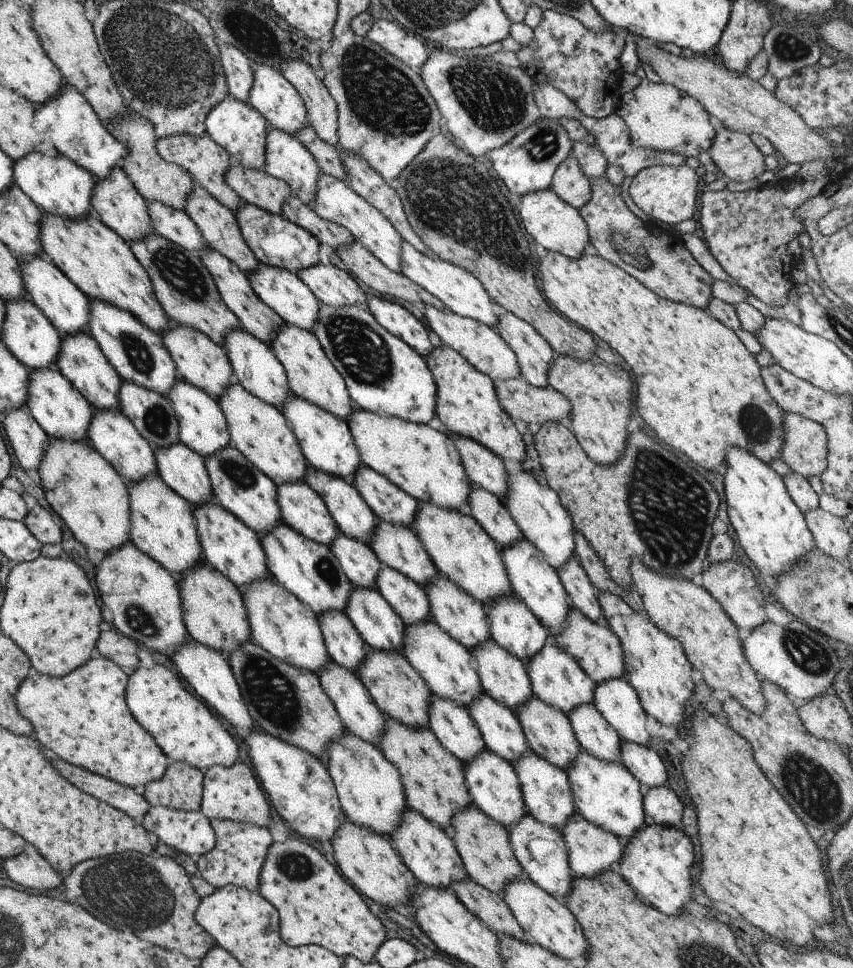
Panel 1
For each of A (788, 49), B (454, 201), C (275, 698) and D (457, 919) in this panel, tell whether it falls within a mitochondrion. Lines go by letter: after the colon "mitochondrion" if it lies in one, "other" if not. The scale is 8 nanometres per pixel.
A: mitochondrion
B: mitochondrion
C: mitochondrion
D: other

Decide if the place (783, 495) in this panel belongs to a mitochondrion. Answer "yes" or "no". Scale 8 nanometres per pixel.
no

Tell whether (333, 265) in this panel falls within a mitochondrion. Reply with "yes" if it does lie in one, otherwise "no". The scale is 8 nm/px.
no

